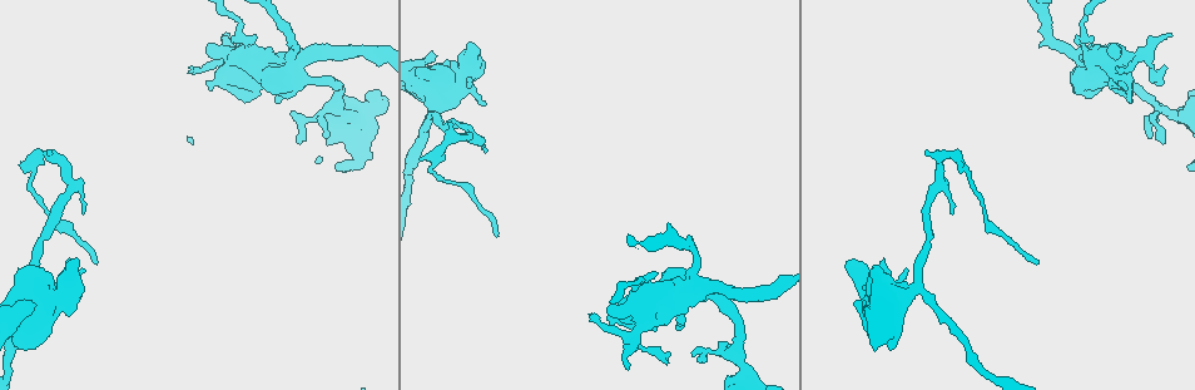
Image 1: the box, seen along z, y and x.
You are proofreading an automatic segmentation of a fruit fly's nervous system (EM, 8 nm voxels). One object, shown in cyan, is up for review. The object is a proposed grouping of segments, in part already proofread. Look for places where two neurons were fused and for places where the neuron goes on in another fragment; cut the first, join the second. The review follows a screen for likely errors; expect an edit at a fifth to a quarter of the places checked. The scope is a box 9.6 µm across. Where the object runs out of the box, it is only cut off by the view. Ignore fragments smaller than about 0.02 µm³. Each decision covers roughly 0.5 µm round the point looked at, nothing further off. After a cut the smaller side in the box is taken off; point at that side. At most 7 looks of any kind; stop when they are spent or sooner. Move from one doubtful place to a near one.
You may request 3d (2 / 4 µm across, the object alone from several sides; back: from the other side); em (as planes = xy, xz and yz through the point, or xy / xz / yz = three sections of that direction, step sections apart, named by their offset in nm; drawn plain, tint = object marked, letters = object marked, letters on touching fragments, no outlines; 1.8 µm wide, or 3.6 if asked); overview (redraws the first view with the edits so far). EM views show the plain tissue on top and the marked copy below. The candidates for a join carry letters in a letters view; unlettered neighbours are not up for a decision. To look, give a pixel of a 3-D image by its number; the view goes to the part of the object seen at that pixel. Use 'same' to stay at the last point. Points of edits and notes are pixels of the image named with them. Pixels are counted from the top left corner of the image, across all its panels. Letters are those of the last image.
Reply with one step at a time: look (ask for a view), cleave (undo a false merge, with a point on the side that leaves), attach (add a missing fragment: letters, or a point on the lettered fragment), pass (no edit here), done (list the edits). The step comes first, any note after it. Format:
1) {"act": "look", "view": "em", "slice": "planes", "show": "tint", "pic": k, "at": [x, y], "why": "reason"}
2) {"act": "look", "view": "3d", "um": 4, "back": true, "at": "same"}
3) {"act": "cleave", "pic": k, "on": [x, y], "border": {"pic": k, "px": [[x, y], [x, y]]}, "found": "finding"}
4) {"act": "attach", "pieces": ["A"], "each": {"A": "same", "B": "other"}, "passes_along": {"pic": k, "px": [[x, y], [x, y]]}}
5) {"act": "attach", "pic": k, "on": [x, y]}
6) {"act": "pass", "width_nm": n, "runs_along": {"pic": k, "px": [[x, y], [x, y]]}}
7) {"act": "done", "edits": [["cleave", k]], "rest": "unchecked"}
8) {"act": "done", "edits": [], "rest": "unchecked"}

{"act": "look", "view": "em", "um": 3.6, "slice": "planes", "show": "letters", "pic": 1, "at": [294, 81], "why": "four or more arms meet"}

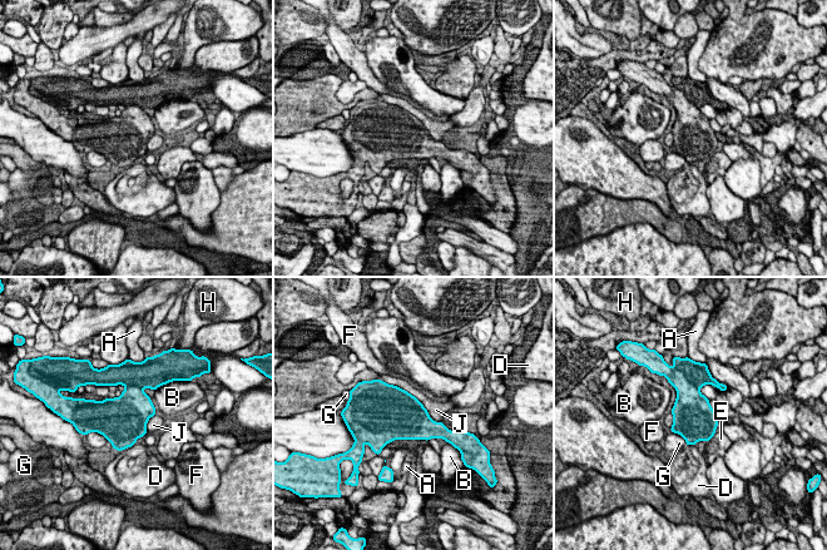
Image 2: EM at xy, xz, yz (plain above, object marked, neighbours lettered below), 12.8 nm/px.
{"act": "pass", "width_nm": 550, "each": {"A": "other", "B": "other", "D": "other", "E": "other", "F": "other", "G": "other", "H": "other", "J": "other"}, "border": {"pic": 2, "px": [[387, 383], [410, 392], [440, 422]]}, "found": "one neuron here"}

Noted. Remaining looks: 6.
{"act": "look", "view": "em", "slice": "planes", "show": "letters", "pic": 1, "at": [627, 366], "why": "an open end"}

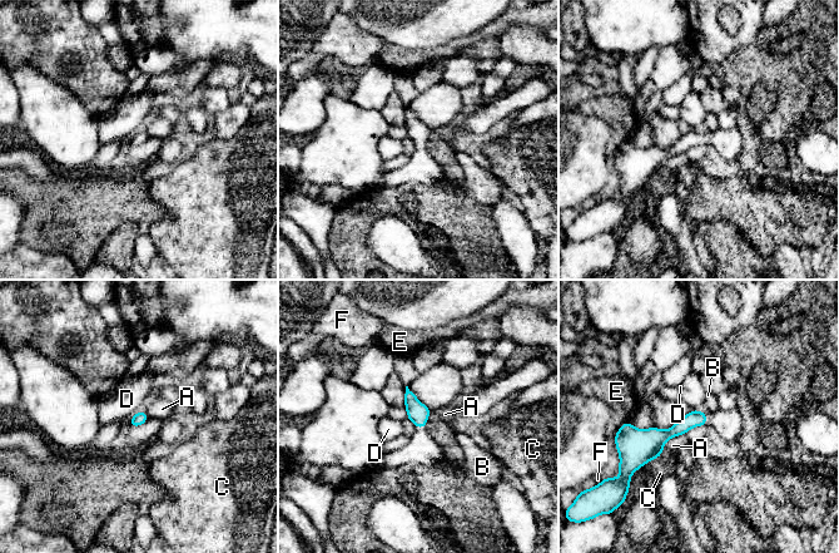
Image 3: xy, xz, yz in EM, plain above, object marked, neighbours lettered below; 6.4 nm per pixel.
{"act": "pass", "each": {"A": "other", "B": "other", "C": "other", "D": "other", "E": "other", "F": "other"}, "border": {"pic": 3, "px": [[693, 409], [699, 411]]}, "found": "none of them fits"}

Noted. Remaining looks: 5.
{"act": "look", "view": "3d", "um": 4, "pic": 1, "at": [887, 317], "why": "thick turns thin"}

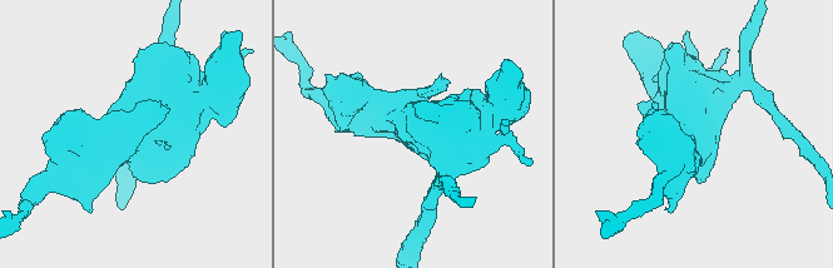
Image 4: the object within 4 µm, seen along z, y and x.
{"act": "look", "view": "em", "slice": "planes", "show": "letters", "pic": 4, "at": [692, 125], "why": "need the tissue"}

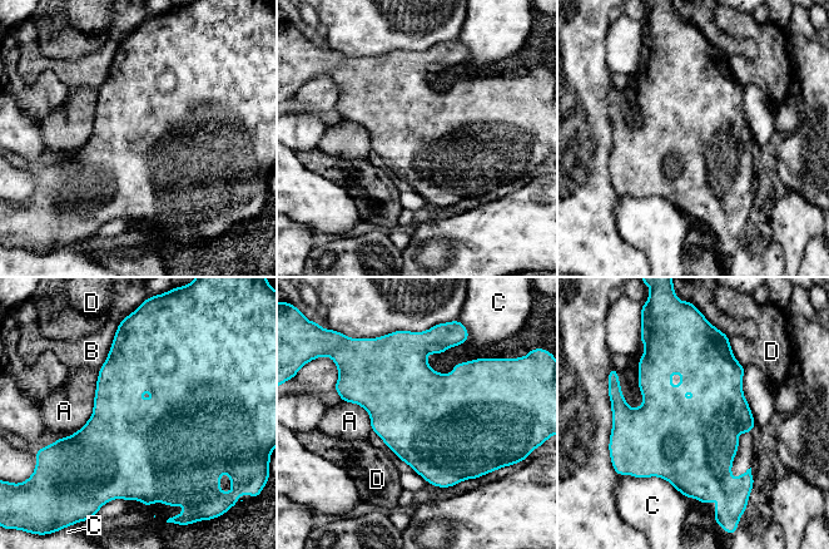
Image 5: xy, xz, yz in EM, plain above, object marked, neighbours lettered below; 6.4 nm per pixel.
{"act": "pass", "width_nm": 650, "each": {"A": "other", "B": "other", "C": "other", "D": "other"}, "border": {"pic": 5, "px": [[99, 374], [92, 416], [58, 439]]}, "found": "all the same neuron"}

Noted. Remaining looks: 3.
{"act": "done", "edits": [], "rest": "unchecked"}

